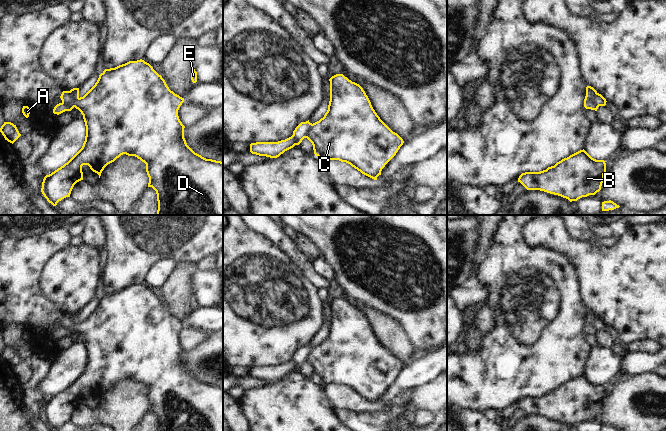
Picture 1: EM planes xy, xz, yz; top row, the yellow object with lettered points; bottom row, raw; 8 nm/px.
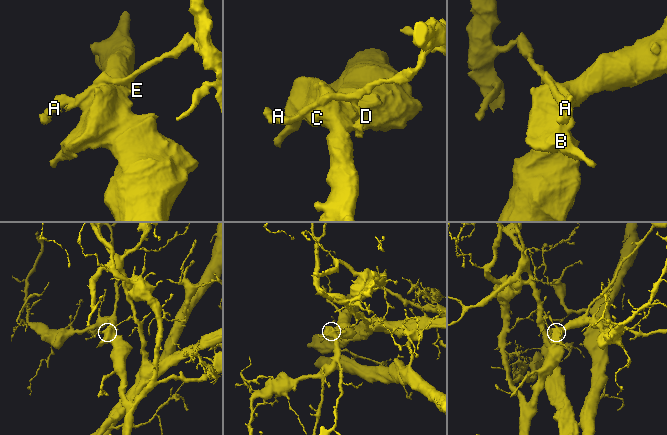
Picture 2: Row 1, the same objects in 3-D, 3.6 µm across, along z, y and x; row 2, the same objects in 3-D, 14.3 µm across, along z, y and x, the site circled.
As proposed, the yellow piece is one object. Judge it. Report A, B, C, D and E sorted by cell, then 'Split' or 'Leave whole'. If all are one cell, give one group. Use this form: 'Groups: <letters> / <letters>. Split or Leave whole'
Groups: A B C D / E. Split

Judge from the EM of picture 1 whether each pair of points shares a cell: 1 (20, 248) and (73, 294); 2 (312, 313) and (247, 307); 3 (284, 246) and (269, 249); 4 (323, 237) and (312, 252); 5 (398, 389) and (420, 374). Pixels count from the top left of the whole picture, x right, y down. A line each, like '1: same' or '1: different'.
1: different
2: same
3: different
4: different
5: same

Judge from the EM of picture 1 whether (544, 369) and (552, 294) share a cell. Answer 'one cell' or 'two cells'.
one cell

